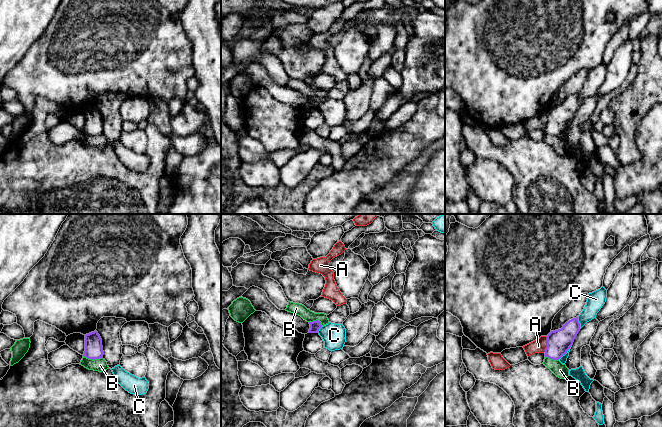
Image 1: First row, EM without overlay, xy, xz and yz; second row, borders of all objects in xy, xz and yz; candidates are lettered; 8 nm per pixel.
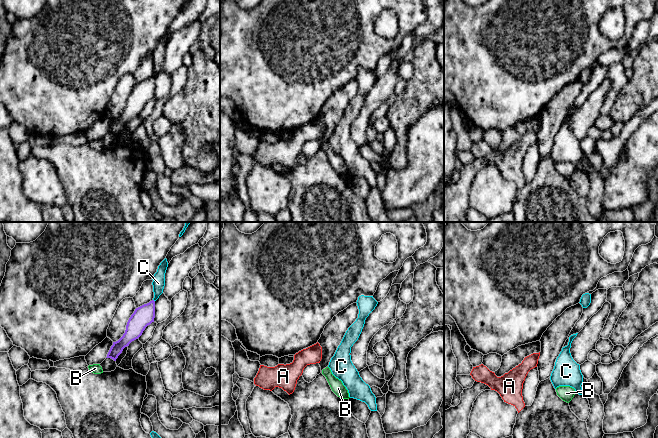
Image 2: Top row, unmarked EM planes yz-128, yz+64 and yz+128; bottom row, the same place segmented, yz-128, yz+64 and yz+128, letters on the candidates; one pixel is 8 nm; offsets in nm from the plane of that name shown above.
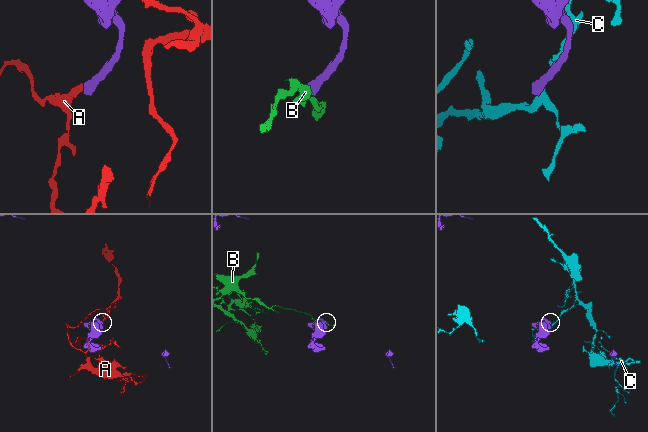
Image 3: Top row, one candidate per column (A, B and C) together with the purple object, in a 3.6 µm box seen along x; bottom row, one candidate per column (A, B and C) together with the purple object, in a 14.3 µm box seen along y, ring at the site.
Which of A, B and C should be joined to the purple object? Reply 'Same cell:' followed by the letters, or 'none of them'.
Same cell: none of them

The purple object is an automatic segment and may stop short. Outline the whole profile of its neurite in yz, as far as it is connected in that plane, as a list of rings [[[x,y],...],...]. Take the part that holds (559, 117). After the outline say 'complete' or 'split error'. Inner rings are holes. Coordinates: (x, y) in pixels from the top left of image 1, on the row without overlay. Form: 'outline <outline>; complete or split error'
outline [[[578,93],[566,98],[561,105],[551,107],[547,113],[545,133],[559,136],[573,121],[574,115],[580,107]]]; complete

